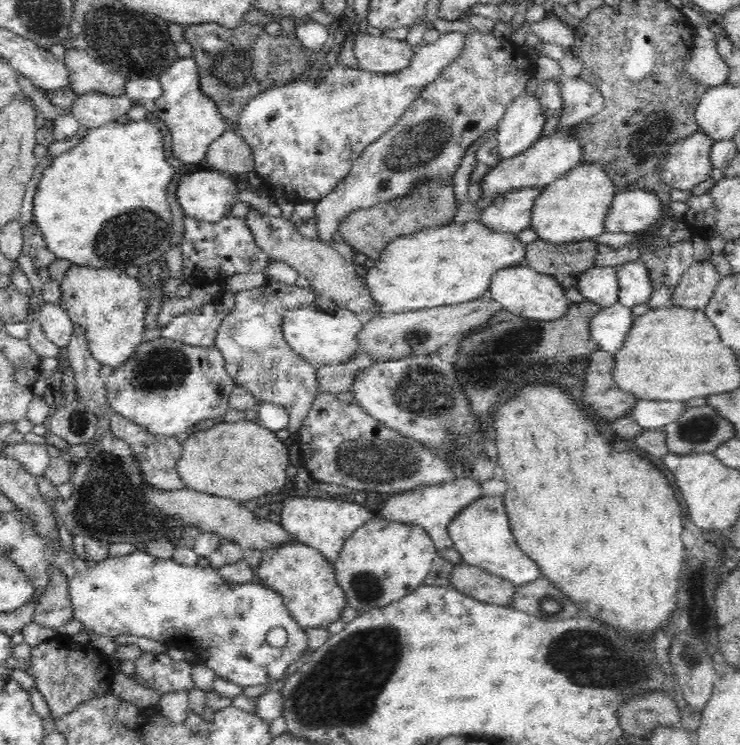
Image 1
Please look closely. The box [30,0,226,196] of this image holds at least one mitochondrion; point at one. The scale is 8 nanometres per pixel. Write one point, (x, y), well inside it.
(110, 33)

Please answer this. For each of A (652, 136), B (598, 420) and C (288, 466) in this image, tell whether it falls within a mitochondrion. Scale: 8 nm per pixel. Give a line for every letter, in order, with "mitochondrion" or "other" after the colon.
A: mitochondrion
B: other
C: other

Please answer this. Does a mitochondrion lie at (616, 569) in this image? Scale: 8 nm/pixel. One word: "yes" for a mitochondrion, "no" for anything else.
no

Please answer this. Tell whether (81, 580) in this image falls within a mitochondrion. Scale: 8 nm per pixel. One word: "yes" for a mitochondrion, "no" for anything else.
no

